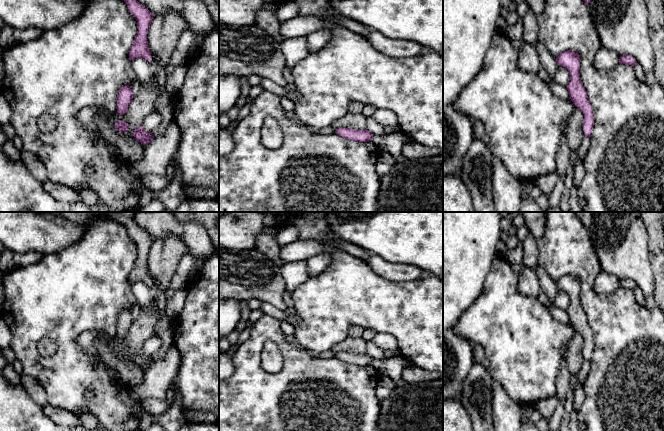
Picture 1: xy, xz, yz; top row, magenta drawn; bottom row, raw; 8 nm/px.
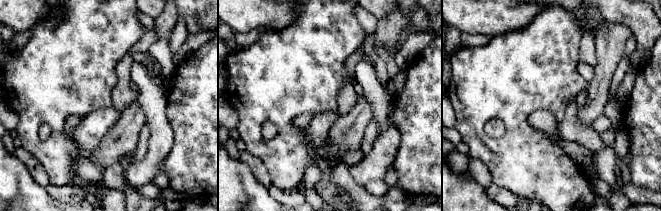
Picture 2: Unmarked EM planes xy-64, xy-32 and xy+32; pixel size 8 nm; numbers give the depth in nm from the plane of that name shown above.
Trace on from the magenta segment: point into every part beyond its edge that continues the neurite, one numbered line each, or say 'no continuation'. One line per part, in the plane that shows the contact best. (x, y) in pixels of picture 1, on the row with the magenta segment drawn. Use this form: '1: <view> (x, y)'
no continuation

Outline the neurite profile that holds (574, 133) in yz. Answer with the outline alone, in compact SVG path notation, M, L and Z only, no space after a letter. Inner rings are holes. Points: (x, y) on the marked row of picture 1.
M574 106L573 115L570 118L566 130L567 144L571 151L576 152L581 145L581 141L584 137L583 121L583 112L578 107Z

